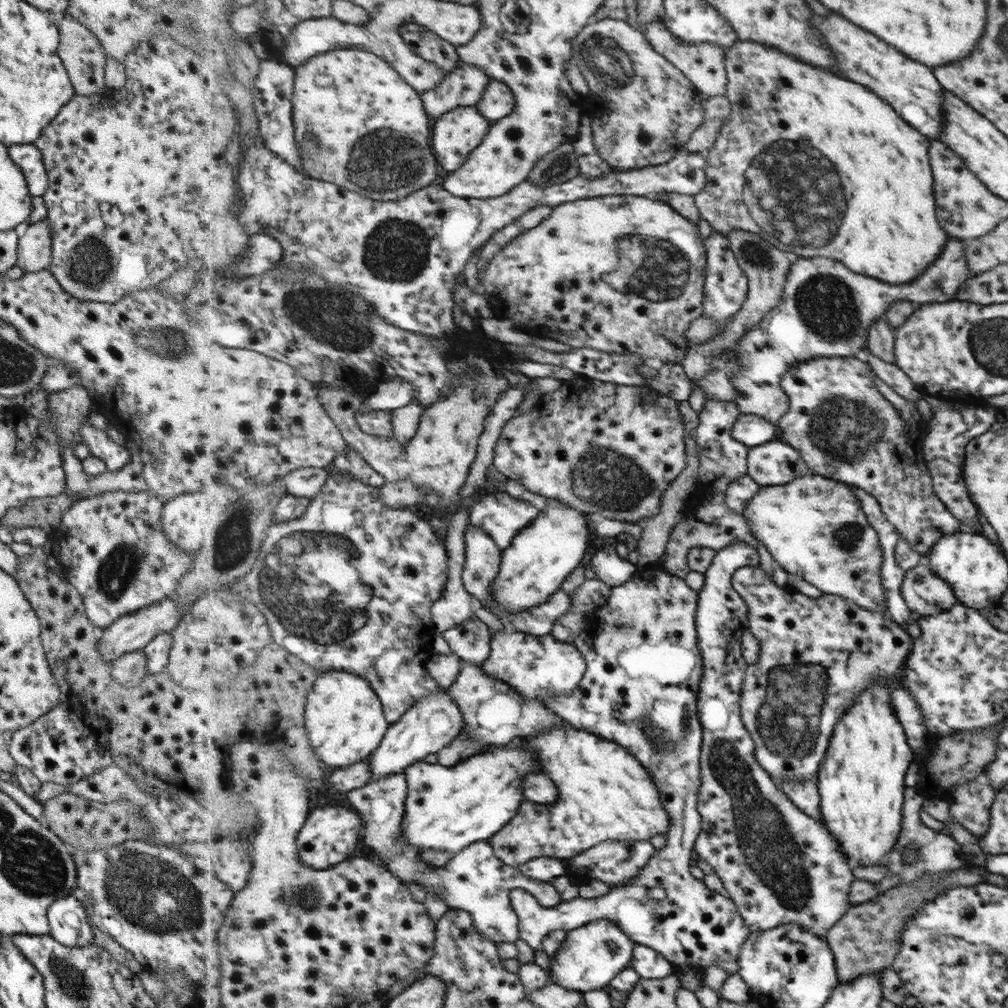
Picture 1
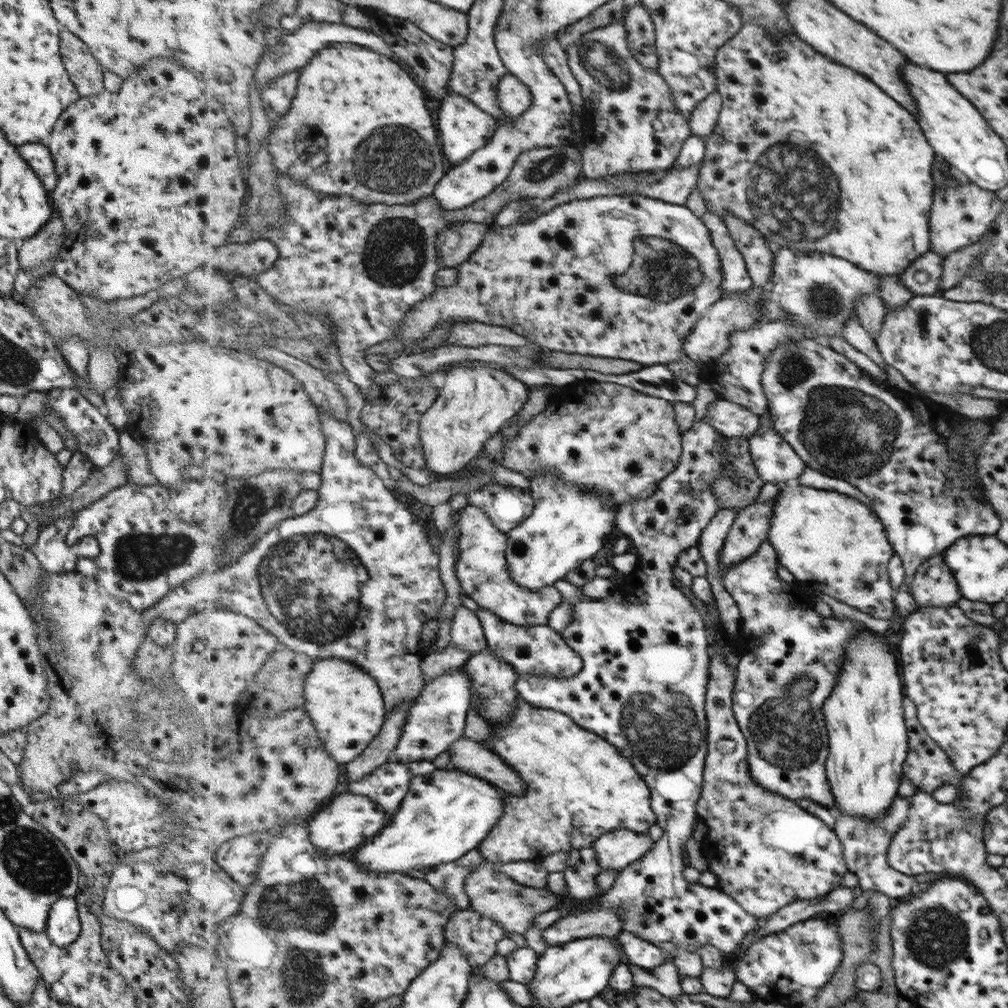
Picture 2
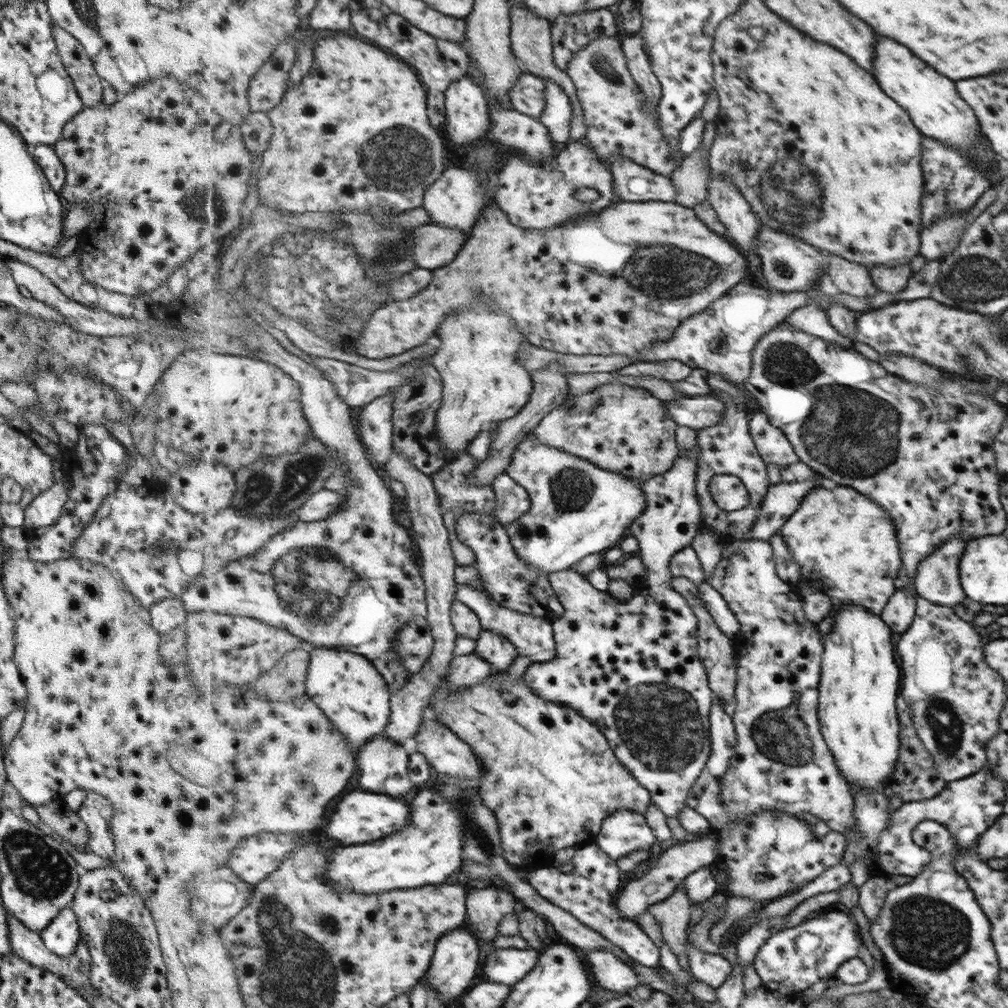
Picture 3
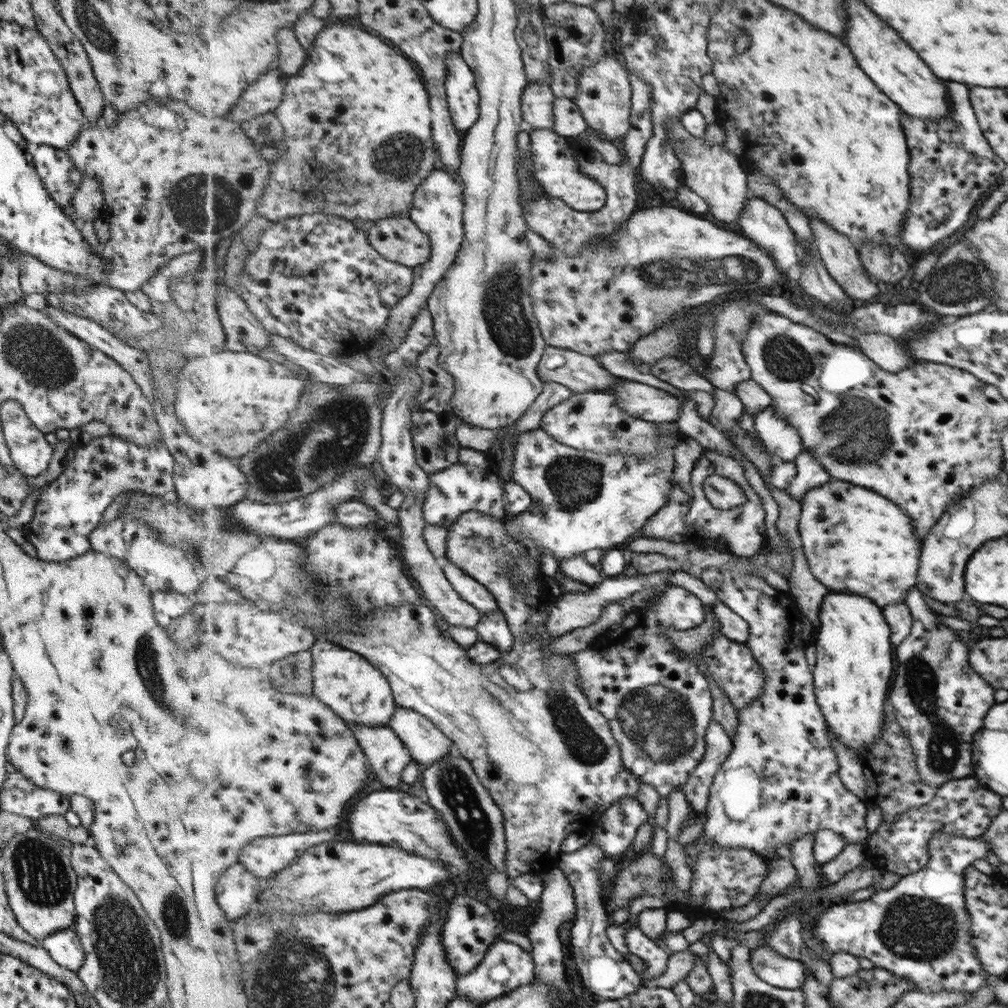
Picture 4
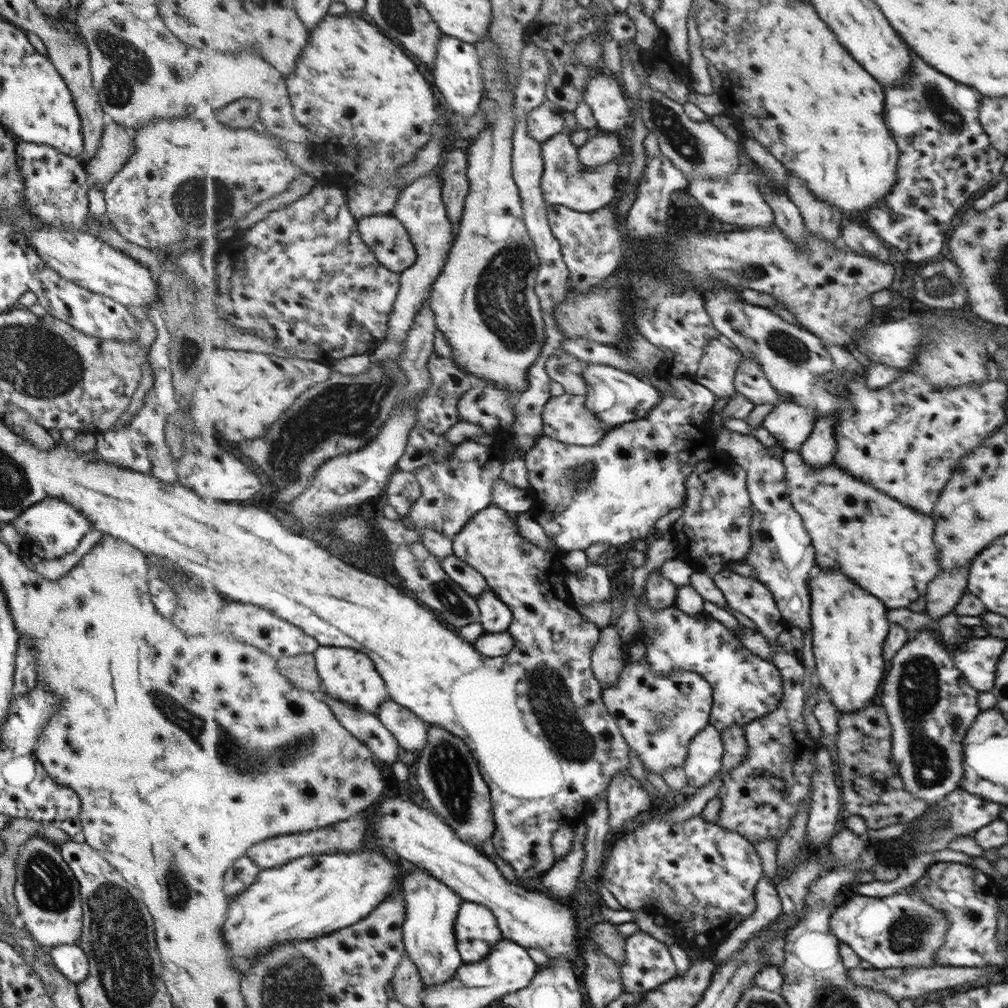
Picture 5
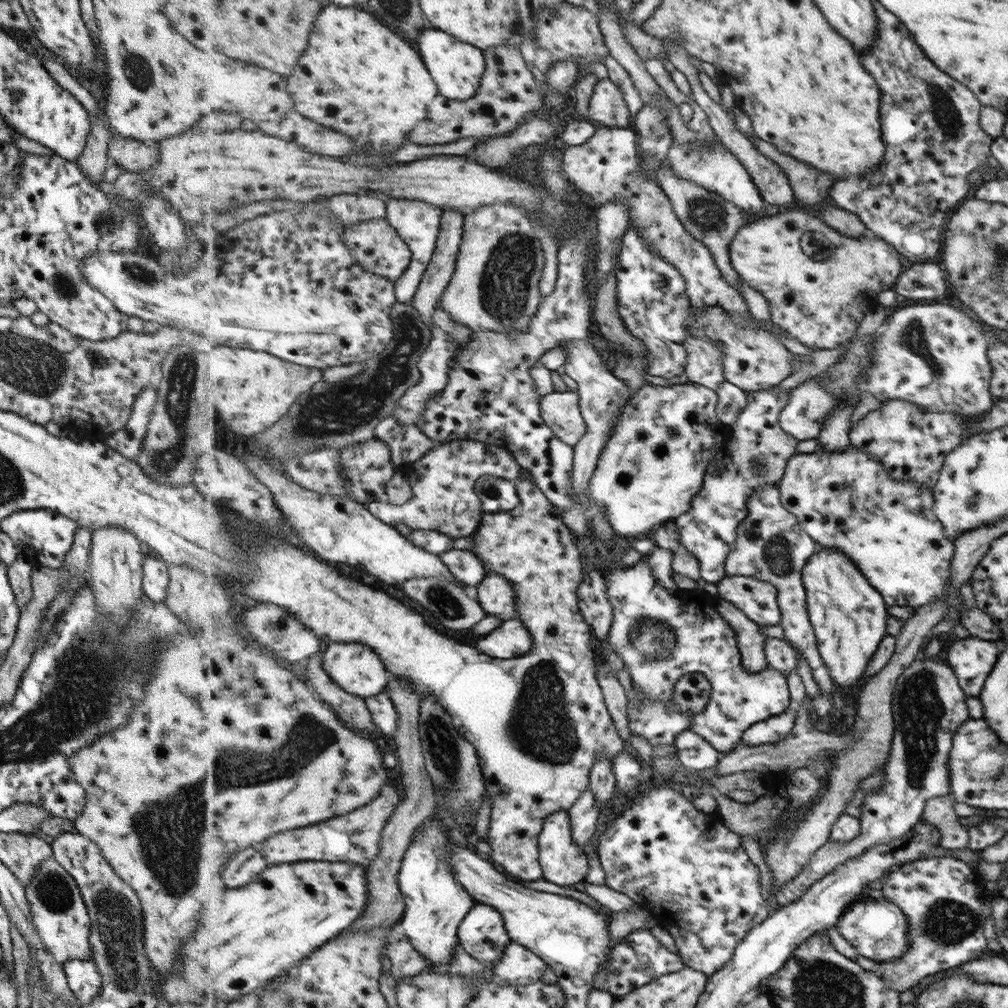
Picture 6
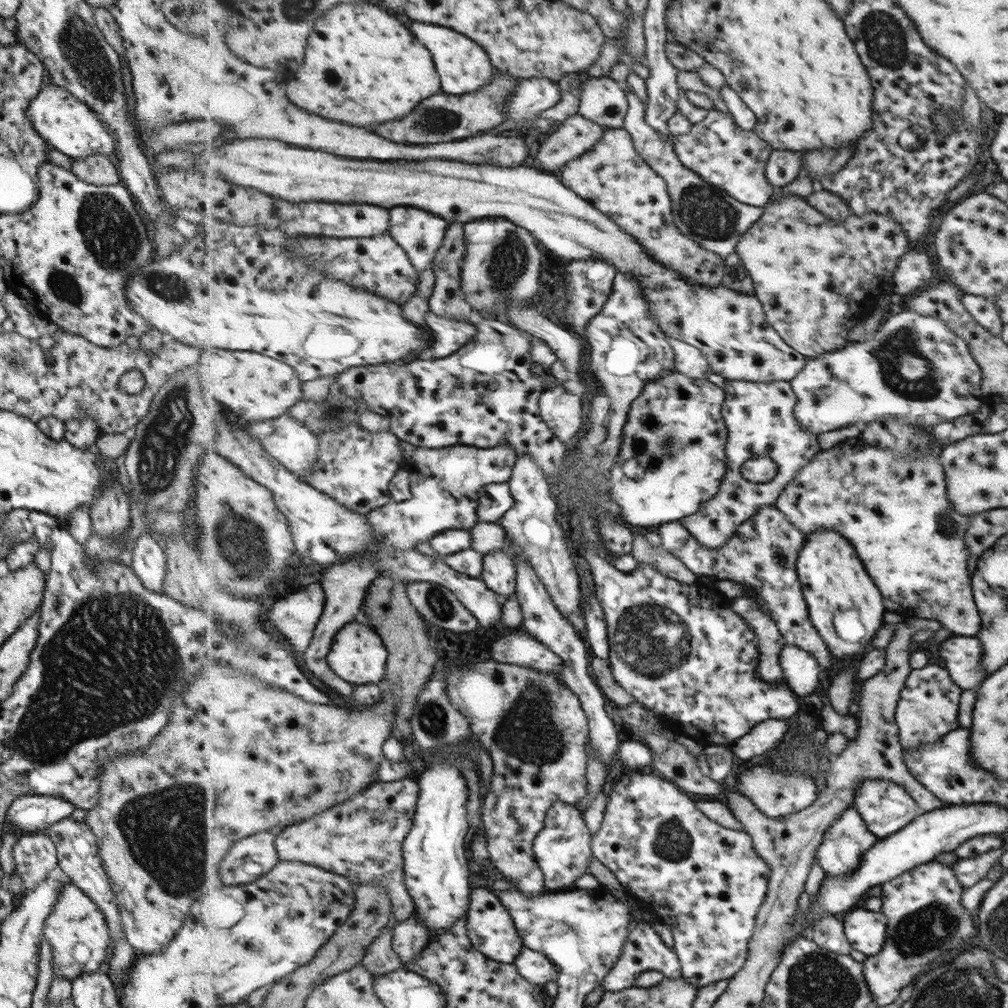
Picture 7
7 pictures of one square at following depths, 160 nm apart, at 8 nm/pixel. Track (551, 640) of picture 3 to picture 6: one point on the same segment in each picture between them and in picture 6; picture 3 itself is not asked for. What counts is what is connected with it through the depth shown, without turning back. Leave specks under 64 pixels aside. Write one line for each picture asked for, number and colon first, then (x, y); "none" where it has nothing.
4: (472, 590)
5: (465, 575)
6: (465, 565)

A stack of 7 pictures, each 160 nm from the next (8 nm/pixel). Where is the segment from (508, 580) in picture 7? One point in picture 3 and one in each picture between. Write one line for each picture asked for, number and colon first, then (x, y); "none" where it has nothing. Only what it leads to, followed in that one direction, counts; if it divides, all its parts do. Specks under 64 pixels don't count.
3: (497, 649)
4: (494, 628)
5: (497, 617)
6: (497, 595)

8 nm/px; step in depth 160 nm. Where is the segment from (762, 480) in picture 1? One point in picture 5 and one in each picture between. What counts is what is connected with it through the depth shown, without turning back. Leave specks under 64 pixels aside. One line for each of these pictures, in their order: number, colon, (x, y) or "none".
2: (776, 460)
3: (772, 443)
4: (781, 438)
5: (791, 424)

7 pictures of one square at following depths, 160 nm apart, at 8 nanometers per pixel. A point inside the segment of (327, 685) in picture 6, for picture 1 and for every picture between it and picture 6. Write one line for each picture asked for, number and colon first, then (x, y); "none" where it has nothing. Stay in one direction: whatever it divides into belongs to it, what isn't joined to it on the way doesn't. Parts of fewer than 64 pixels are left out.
1: (477, 880)
2: (390, 783)
3: (384, 763)
4: (388, 755)
5: (369, 728)

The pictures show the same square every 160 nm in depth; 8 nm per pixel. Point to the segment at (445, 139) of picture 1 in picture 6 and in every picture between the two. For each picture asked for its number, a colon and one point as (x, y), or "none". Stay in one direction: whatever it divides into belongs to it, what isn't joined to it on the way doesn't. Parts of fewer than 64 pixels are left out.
2: (465, 127)
3: (469, 119)
4: (463, 95)
5: (458, 75)
6: (459, 67)

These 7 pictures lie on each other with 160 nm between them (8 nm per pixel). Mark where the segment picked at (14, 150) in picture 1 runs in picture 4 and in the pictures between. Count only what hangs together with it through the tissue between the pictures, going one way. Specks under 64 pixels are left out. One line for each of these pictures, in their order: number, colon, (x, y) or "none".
2: (37, 155)
3: (44, 155)
4: (59, 176)

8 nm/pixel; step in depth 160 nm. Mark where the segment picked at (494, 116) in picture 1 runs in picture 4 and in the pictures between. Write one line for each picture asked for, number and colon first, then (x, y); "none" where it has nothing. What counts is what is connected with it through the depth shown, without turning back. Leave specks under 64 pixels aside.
2: (516, 97)
3: (528, 96)
4: (539, 103)

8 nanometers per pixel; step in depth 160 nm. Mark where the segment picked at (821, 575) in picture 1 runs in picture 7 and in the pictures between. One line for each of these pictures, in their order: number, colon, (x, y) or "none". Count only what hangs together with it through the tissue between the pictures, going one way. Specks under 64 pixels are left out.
2: (824, 537)
3: (846, 544)
4: (856, 541)
5: (885, 546)
6: (847, 501)
7: (896, 512)

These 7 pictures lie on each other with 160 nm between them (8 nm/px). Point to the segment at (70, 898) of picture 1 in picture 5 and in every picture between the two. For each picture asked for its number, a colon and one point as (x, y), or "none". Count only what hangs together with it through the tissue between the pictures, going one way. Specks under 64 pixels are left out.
2: (63, 924)
3: (61, 935)
4: (63, 947)
5: (69, 959)

